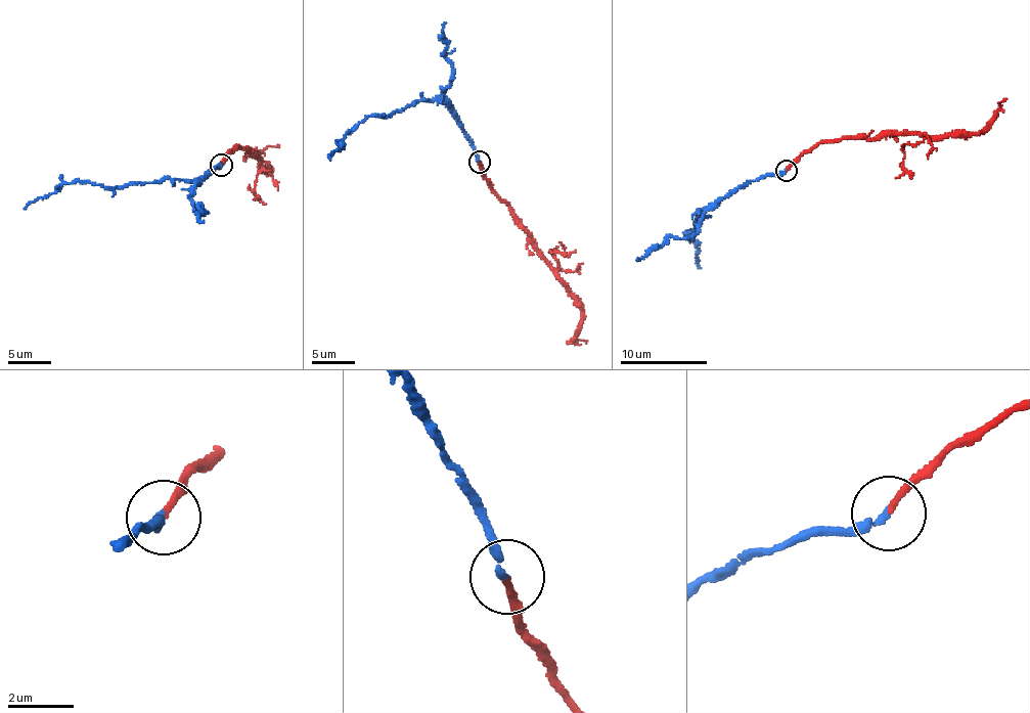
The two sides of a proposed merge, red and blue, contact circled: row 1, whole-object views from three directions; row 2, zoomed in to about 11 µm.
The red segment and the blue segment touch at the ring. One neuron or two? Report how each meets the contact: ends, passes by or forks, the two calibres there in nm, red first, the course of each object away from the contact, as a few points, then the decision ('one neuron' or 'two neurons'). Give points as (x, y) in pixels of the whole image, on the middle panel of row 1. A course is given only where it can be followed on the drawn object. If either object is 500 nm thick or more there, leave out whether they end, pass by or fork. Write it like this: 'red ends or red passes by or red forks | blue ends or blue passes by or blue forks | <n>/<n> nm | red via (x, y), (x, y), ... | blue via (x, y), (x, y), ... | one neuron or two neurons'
red ends | blue ends | 160/160 nm | red via (480, 161), (484, 178), (489, 179), (492, 189), (507, 205), (580, 307), (581, 318), (573, 342), (586, 343) | blue via (480, 161), (452, 109), (442, 101), (421, 98), (385, 118), (368, 116), (356, 124), (330, 161) | one neuron

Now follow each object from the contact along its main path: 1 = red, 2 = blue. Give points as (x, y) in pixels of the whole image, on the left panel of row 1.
1: (222, 166), (236, 146), (247, 148), (268, 172), (258, 153), (277, 145)
2: (222, 166), (194, 181), (130, 182), (118, 188), (73, 181), (38, 197), (25, 209)

